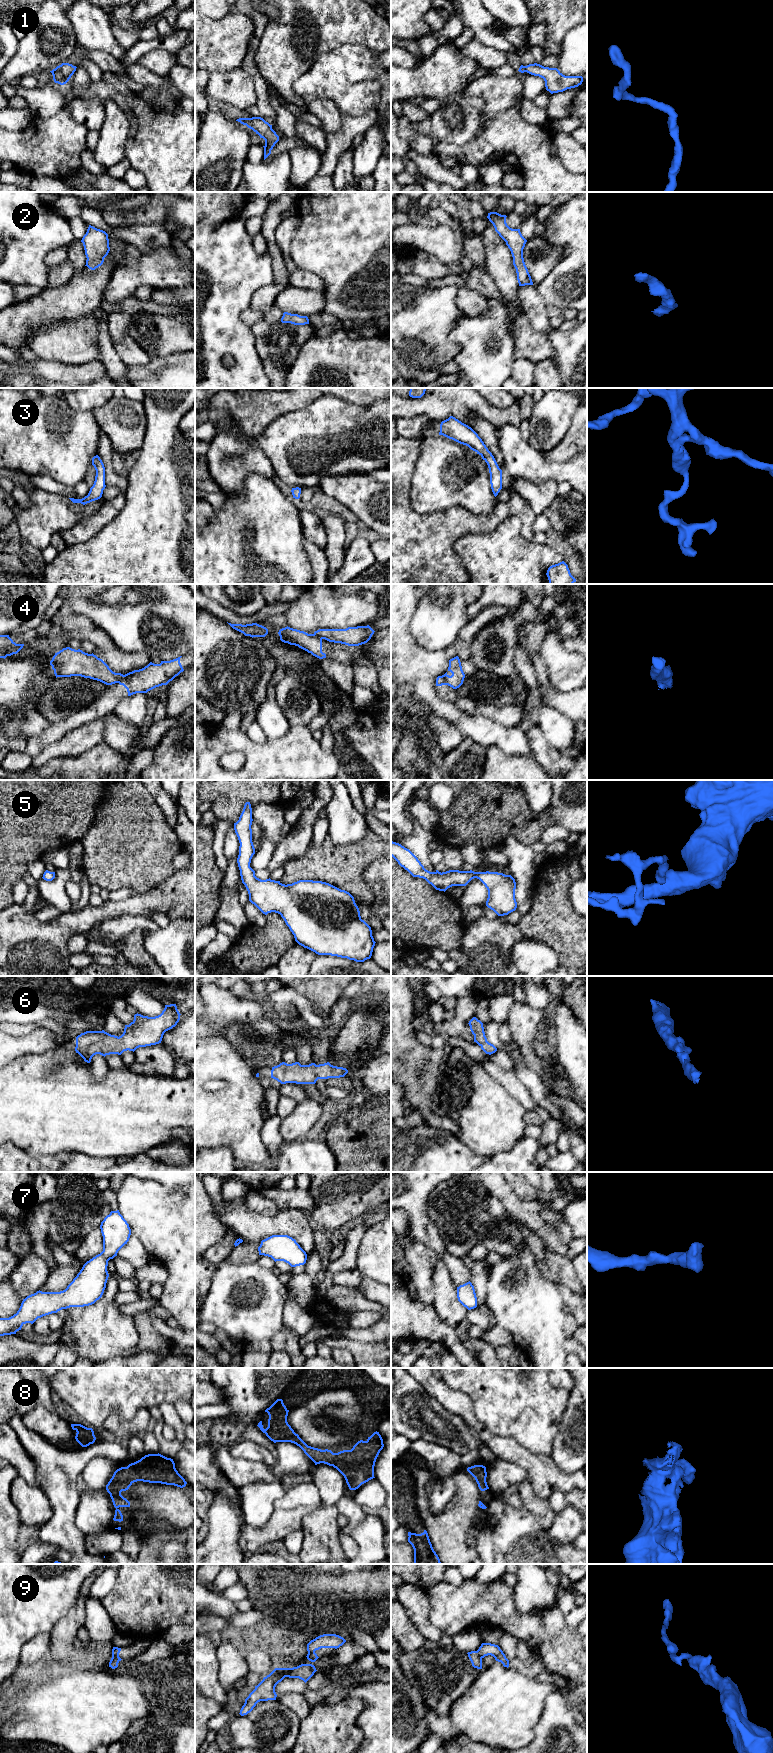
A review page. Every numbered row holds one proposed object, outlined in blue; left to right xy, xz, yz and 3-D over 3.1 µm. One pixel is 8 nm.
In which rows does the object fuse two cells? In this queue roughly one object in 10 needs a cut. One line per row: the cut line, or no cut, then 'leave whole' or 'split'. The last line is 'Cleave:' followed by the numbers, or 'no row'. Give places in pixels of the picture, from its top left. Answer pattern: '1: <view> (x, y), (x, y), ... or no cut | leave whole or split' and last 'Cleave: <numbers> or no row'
1: no cut | leave whole
2: no cut | leave whole
3: no cut | leave whole
4: yz (442, 675), (447, 684) | split
5: no cut | leave whole
6: no cut | leave whole
7: no cut | leave whole
8: no cut | leave whole
9: no cut | leave whole
Cleave: 4

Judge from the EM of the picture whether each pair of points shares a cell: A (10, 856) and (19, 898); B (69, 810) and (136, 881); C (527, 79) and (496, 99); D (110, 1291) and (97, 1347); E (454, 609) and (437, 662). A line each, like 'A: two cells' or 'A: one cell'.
A: two cells
B: two cells
C: two cells
D: one cell
E: two cells

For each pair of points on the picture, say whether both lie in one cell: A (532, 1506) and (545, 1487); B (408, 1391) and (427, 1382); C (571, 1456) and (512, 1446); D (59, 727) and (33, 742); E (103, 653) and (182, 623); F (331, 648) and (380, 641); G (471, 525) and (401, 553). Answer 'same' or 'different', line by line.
A: different
B: different
C: different
D: same
E: different
F: same
G: same

